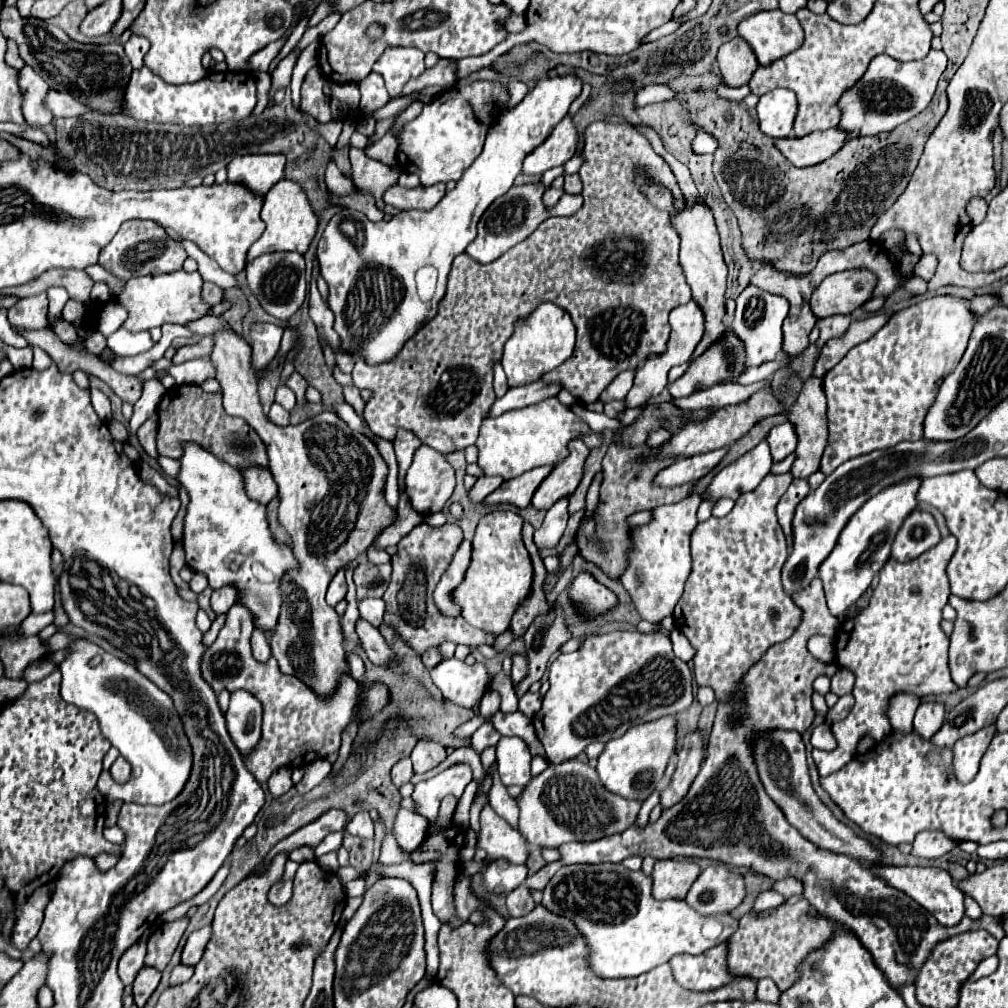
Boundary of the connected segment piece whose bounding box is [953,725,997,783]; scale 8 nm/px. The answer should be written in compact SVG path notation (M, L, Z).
M989 725L989 727L983 727L979 733L971 735L971 737L959 739L953 745L953 753L955 753L955 759L953 759L955 777L961 783L969 783L977 775L981 757L985 755L985 751L987 751L987 747L989 747L989 743L991 743L991 739L995 735L997 735L995 725Z

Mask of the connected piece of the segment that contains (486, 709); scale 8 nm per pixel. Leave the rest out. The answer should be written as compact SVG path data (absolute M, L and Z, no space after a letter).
M489 689L489 691L483 695L483 699L481 699L479 715L481 715L481 717L491 717L491 715L499 709L500 702L500 694L496 690Z

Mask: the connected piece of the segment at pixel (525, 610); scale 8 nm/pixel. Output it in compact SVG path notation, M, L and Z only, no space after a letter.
M525 521L523 525L523 543L531 555L533 561L533 583L531 583L531 593L521 601L521 605L517 607L517 611L513 613L513 621L511 621L511 631L515 637L523 635L527 631L527 627L531 625L531 621L543 613L543 609L547 609L547 601L545 601L545 593L543 593L543 579L547 575L545 565L539 557L539 551L533 543L533 527Z

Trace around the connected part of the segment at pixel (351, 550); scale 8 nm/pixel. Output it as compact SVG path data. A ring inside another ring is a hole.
M217 331L215 333L215 349L211 353L211 361L217 367L217 381L223 387L223 407L233 417L243 417L265 441L267 455L271 459L271 475L279 485L279 523L287 529L293 543L291 549L299 561L299 567L291 571L281 581L283 591L283 609L277 623L275 633L271 635L271 651L279 663L283 673L299 677L305 685L311 685L319 697L327 697L335 693L335 685L339 683L339 673L349 673L347 651L343 647L343 631L339 625L339 615L333 607L325 603L325 591L335 573L357 559L365 549L375 541L375 537L395 521L395 511L387 505L383 497L383 483L387 477L387 463L365 435L351 431L333 411L323 411L299 425L279 427L267 419L261 409L259 393L257 393L257 373L251 369L251 347L243 337L235 331ZM327 495L335 495L335 505L313 507L321 503Z

